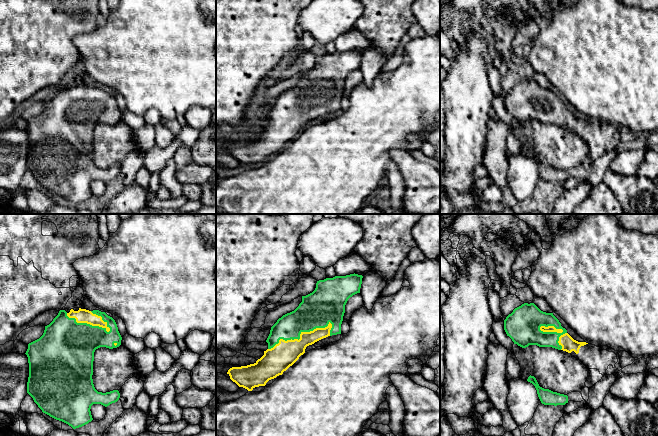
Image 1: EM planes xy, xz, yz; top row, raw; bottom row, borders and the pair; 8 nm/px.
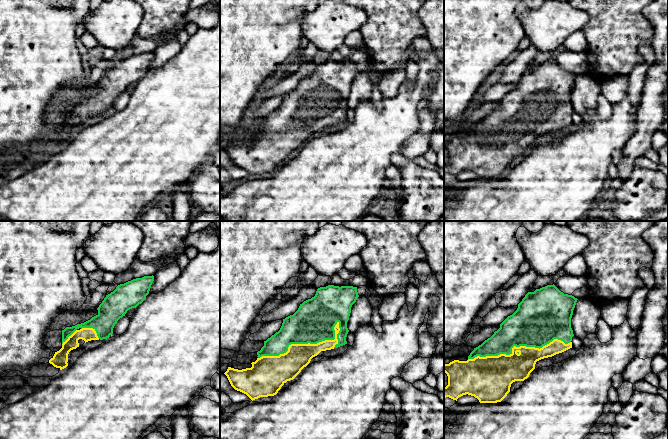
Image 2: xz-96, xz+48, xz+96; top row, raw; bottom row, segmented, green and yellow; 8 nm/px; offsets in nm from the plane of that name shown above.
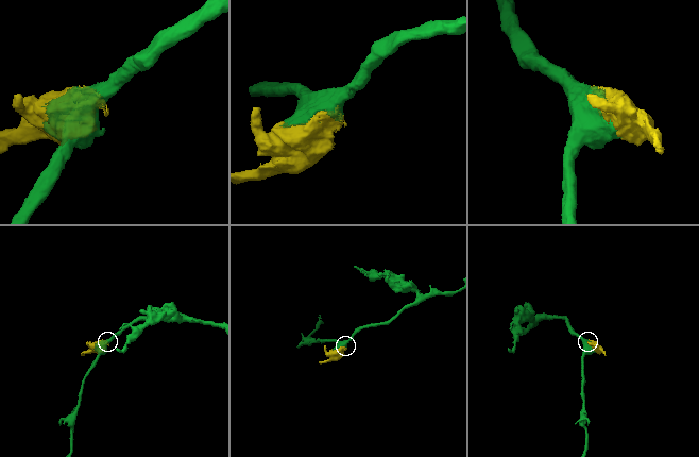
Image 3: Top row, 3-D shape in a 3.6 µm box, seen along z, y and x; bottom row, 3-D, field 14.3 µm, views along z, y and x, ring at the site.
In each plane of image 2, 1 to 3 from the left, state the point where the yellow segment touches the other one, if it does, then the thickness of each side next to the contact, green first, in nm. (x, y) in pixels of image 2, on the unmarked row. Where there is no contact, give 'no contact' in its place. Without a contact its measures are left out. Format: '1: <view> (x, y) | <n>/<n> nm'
1: xz-96 (92, 103) | 200/110 nm
2: xz+48 (303, 119) | 340/220 nm
3: xz+96 (517, 122) | 380/260 nm

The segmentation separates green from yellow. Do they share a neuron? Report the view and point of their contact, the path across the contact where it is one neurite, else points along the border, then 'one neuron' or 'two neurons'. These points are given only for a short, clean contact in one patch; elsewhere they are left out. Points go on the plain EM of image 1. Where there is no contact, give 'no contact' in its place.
meets green in xz at (299, 112); one neuron

